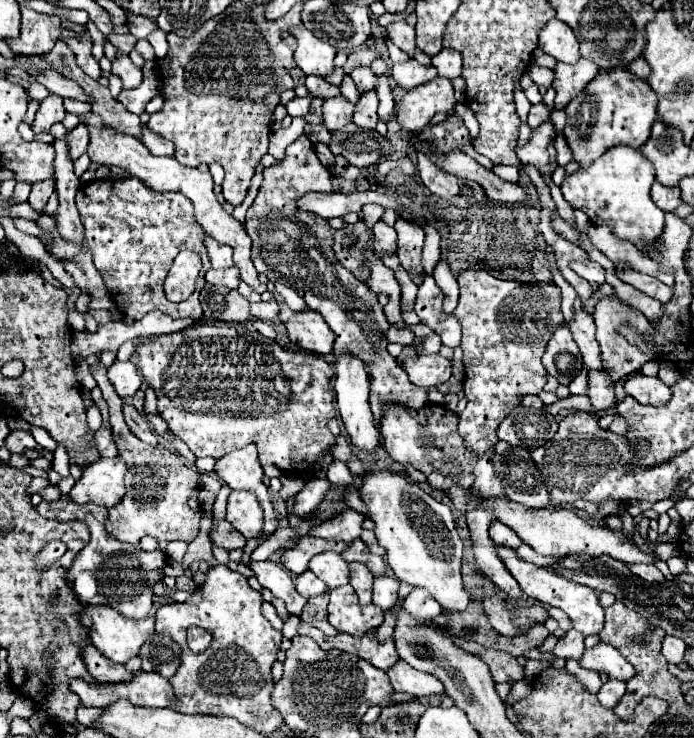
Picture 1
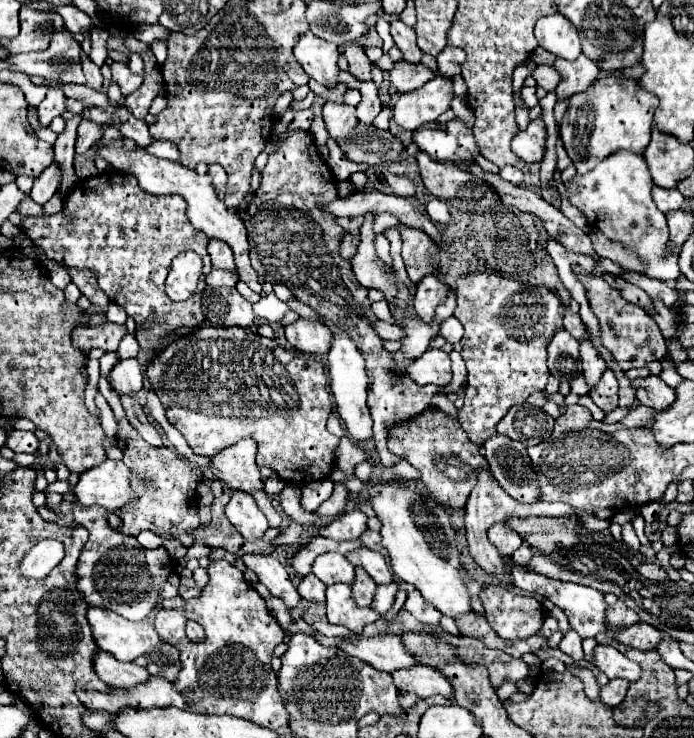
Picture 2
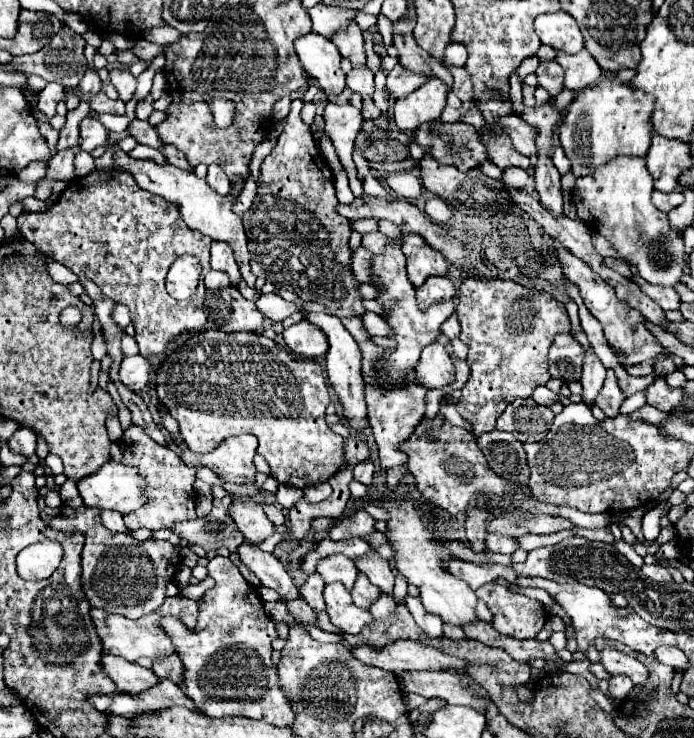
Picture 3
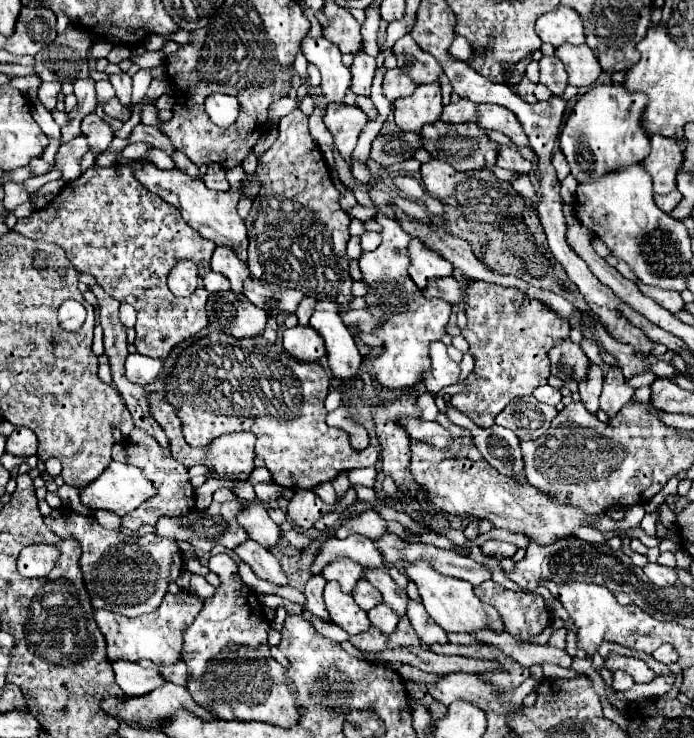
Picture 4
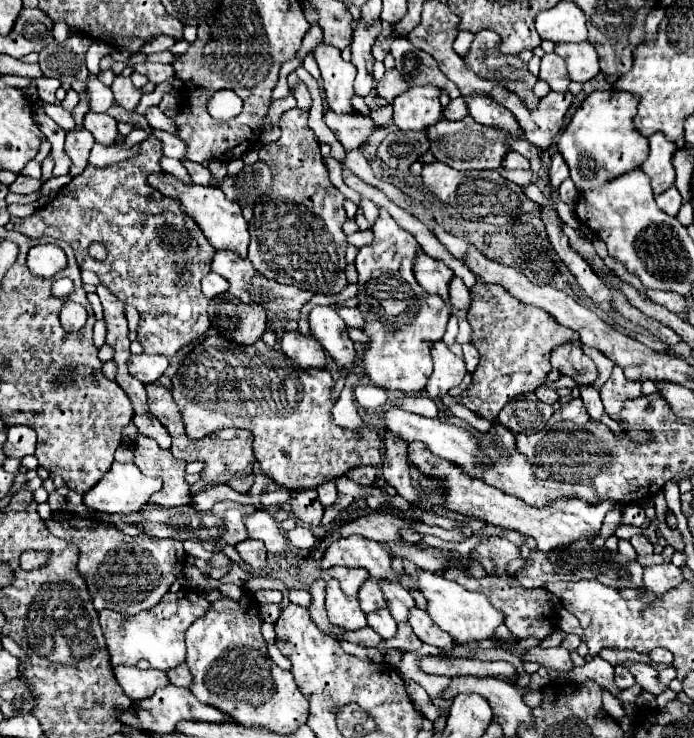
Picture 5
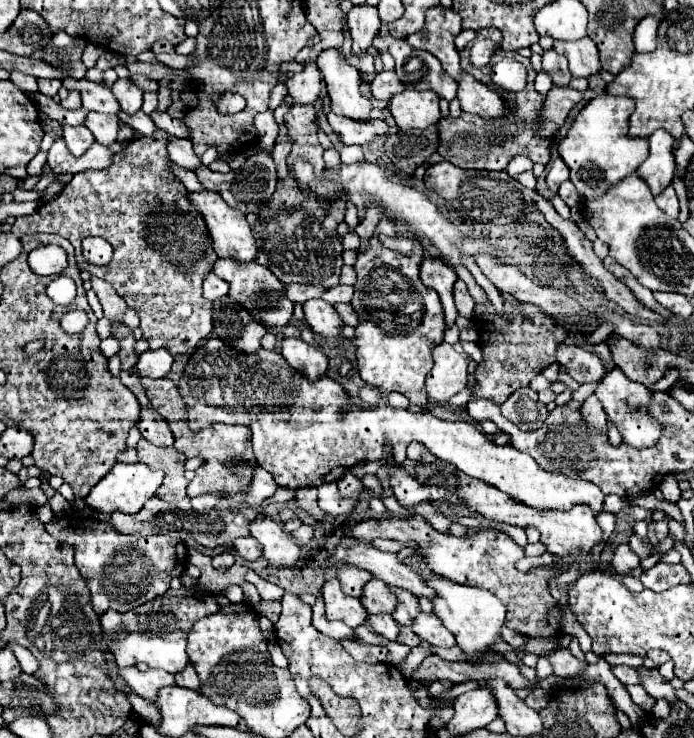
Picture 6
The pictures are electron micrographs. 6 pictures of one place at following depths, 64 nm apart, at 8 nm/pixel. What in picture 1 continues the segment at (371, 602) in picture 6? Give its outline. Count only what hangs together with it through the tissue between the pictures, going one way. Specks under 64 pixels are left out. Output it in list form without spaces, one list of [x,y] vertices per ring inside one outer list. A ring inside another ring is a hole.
[[[352,562],[348,564],[350,568],[350,586],[356,590],[358,598],[360,598],[360,604],[370,604],[372,602],[372,572],[360,564],[360,562]]]

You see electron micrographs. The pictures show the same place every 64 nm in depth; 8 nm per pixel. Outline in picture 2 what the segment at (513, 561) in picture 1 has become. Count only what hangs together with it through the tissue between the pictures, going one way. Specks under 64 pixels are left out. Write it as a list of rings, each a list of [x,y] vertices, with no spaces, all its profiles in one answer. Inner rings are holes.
[[[512,560],[508,562],[510,566],[510,572],[514,574],[514,584],[526,592],[526,594],[540,594],[544,596],[546,600],[554,602],[558,608],[562,608],[570,620],[570,626],[572,630],[576,630],[582,638],[588,638],[588,636],[596,636],[600,632],[606,632],[608,626],[604,624],[604,610],[606,610],[606,602],[604,602],[604,594],[594,590],[594,588],[588,588],[588,586],[582,586],[582,584],[572,584],[572,582],[560,582],[560,580],[552,580],[552,578],[546,578],[546,576],[540,576],[528,568],[524,568],[522,564],[514,564]]]

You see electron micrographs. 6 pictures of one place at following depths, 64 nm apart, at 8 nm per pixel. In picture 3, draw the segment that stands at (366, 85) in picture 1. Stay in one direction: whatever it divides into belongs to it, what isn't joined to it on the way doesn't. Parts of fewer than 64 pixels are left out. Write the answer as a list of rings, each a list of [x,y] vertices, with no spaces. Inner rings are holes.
[[[350,24],[344,32],[338,32],[332,42],[338,46],[340,54],[352,62],[354,68],[366,68],[364,38],[358,24]]]

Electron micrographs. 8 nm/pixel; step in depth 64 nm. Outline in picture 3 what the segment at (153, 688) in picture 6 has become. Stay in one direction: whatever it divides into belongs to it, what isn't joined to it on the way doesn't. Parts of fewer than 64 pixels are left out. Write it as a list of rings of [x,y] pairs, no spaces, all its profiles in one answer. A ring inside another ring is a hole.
[[[112,654],[102,656],[102,668],[104,668],[104,674],[112,678],[116,688],[120,688],[120,692],[138,694],[138,692],[158,684],[158,678],[152,670],[142,668],[134,662],[128,662],[124,658],[116,658]]]

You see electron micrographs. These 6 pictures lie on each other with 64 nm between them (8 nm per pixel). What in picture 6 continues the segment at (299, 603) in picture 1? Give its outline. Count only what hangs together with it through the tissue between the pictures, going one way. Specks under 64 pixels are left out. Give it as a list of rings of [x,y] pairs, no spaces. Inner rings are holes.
[[[252,536],[238,538],[238,540],[234,540],[232,546],[234,546],[234,552],[240,554],[240,558],[244,558],[248,562],[256,562],[256,560],[262,558],[262,548],[260,548],[258,540],[252,538]]]

